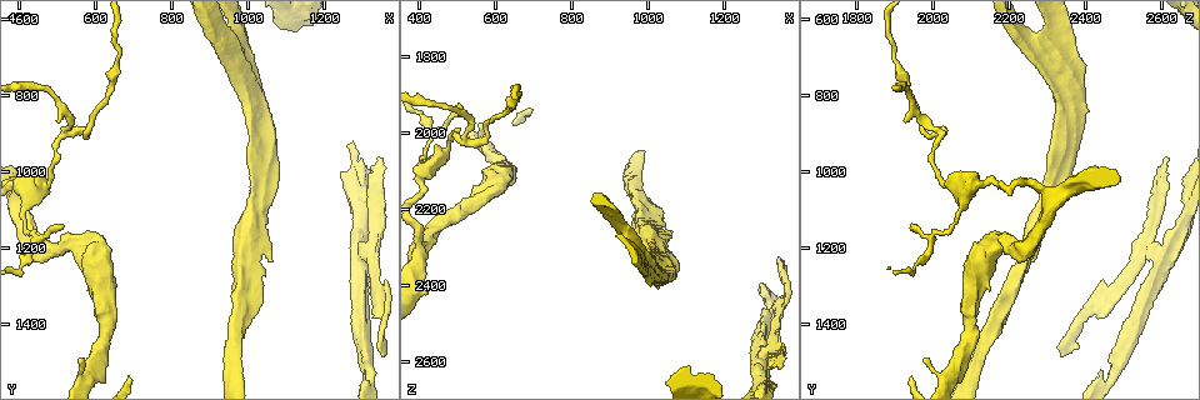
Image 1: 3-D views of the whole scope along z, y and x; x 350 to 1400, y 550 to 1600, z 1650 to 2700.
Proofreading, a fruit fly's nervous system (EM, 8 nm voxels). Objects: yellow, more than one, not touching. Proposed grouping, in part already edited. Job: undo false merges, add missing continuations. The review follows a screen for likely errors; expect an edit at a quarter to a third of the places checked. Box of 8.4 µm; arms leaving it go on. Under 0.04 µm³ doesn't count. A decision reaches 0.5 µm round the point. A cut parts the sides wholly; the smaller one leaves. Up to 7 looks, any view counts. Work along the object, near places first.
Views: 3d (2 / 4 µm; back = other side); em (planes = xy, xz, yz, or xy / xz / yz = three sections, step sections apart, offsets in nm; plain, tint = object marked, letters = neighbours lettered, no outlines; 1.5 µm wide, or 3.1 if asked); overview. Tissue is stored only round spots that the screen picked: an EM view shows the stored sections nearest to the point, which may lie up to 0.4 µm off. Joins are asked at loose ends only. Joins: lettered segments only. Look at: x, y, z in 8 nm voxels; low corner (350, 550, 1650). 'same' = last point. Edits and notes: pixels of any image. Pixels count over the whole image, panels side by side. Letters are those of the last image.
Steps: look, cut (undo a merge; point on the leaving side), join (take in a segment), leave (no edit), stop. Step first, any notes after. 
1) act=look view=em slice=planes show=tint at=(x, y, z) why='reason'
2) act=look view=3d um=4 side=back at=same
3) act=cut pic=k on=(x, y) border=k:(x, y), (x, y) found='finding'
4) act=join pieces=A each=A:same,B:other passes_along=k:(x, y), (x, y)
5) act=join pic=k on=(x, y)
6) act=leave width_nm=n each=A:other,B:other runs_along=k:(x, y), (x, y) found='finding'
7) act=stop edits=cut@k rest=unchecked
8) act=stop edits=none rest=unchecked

act=look view=em slice=xz step=8 show=tint at=(1010, 985, 2300) why='branch stops here'

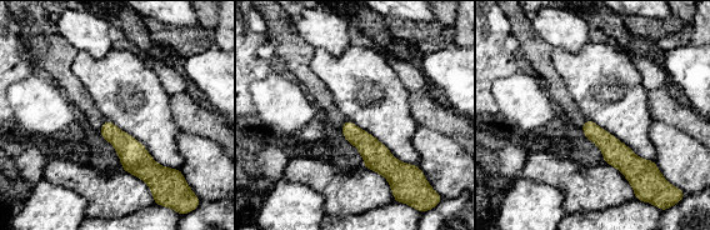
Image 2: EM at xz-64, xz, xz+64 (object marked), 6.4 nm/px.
act=look view=em slice=planes show=letters at=same

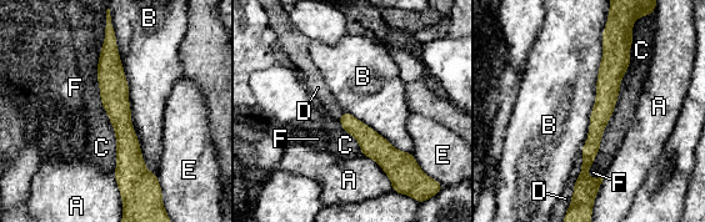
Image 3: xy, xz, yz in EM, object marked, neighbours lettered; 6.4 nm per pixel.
act=leave each=A:other,B:other,C:other,D:other,E:other,F:other found='no lettered segment goes on from it'

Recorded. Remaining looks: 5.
act=look view=3d um=4 at=(1340, 965, 2620) why='thin end'

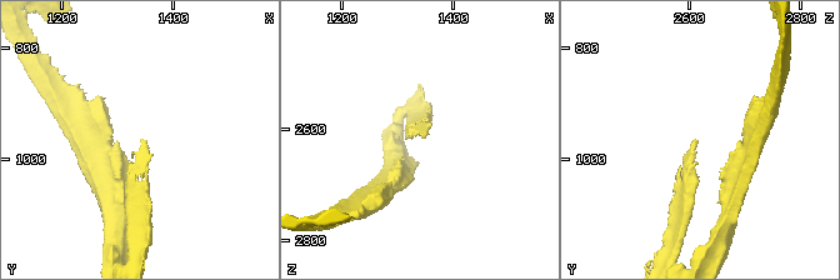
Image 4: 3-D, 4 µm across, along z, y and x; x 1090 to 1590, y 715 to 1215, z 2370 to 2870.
act=look view=em slice=yz step=4 show=tint at=(1340, 965, 2615)

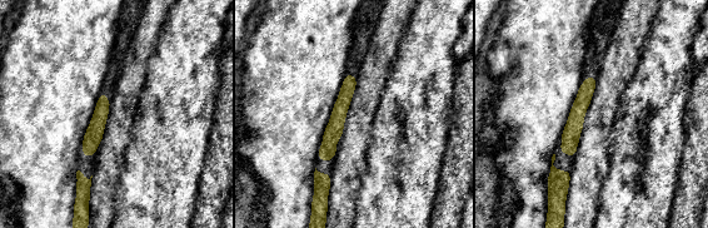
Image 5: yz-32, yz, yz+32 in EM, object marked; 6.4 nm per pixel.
act=look view=em slice=planes show=letters at=same

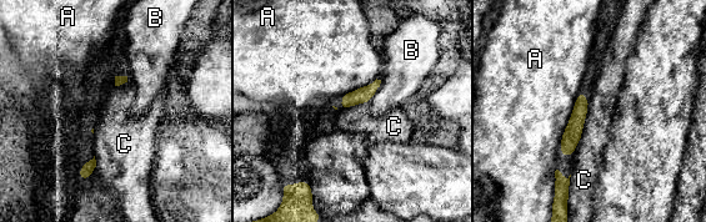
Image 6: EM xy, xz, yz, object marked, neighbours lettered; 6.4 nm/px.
act=leave each=A:other,B:other,C:other border=6:(587, 107), (582, 134), (577, 142) found='no lettered segment goes on from it'

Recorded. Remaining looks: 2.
act=look view=3d um=4 at=(520, 1135, 1955) why='free end'

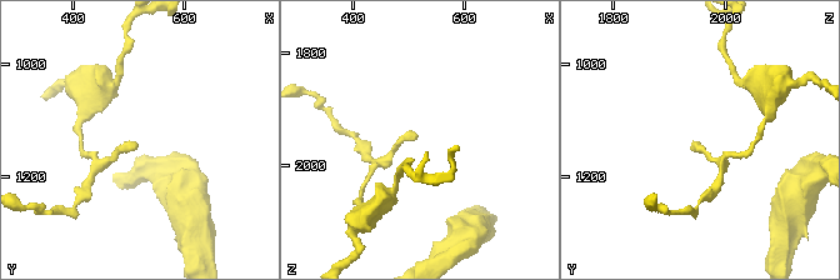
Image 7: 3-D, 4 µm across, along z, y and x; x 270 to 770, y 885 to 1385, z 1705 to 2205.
act=look view=em slice=planes show=letters at=(510, 1140, 1955)

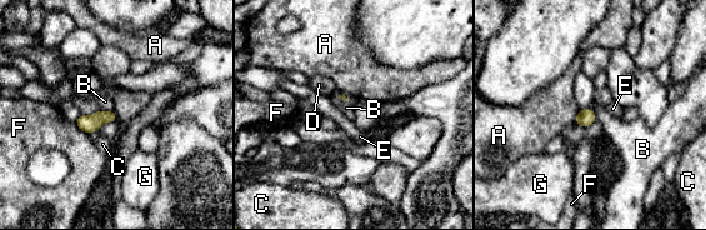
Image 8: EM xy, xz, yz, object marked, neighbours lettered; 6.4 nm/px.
act=leave each=A:other,B:other,C:other,D:other,E:other,F:other,G:other border=8:(580, 108), (590, 108), (597, 119) found='no lettered segment goes on from it'

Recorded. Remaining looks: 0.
act=stop edits=none rest=unchecked

